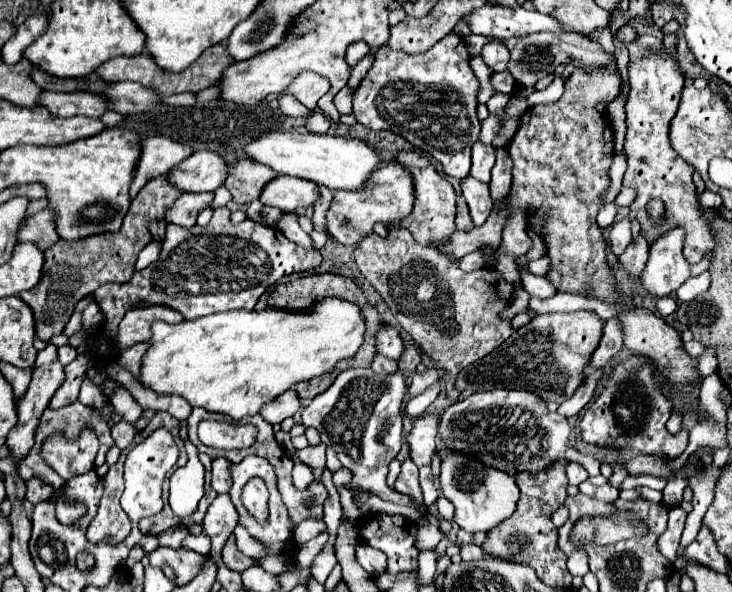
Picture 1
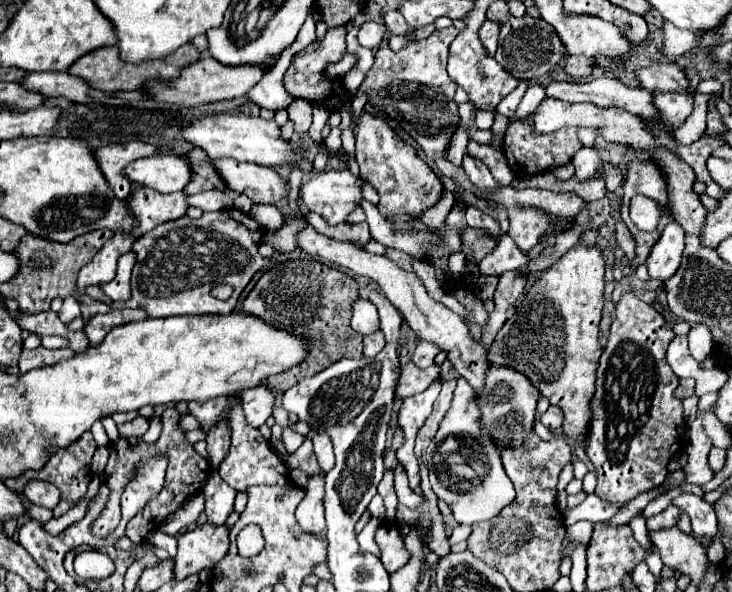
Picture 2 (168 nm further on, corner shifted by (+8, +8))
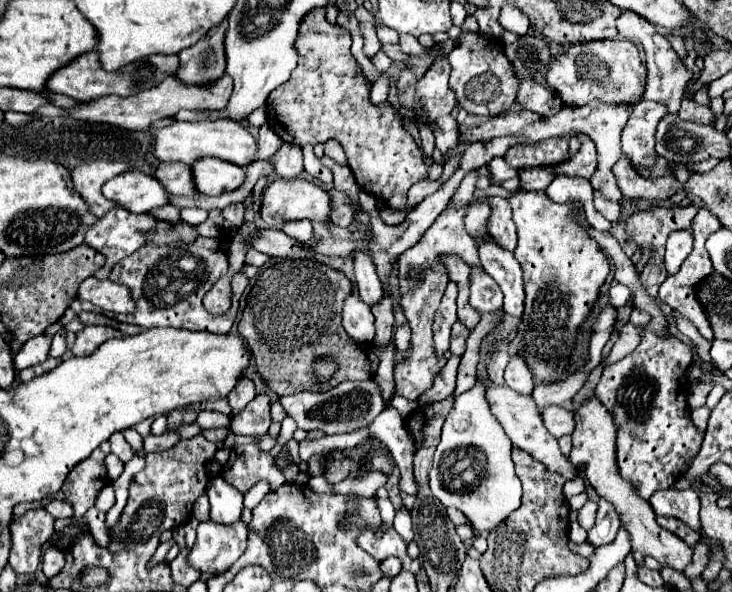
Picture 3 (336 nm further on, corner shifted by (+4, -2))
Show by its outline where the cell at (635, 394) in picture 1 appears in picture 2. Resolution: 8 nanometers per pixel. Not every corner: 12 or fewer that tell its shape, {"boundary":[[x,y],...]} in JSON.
{"boundary":[[624,293],[586,455],[624,505],[684,449],[670,323]]}

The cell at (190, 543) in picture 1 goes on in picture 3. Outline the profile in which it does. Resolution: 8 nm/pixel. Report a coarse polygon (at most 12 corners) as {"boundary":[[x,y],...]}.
{"boundary":[[206,492],[194,503],[193,516],[204,522],[210,519]]}

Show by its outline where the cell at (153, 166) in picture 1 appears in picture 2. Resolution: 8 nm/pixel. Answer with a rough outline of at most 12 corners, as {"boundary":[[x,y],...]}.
{"boundary":[[144,141],[112,143],[96,151],[96,161],[116,197],[130,195],[124,167],[156,153]]}

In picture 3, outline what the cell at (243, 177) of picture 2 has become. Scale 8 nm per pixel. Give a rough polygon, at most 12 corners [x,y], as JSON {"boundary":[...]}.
{"boundary":[[220,159],[192,165],[202,195],[236,191],[242,167]]}

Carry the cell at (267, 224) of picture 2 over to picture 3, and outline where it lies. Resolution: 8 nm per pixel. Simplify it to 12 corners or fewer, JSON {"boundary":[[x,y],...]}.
{"boundary":[[310,221],[284,223],[282,231],[308,243],[314,237]]}

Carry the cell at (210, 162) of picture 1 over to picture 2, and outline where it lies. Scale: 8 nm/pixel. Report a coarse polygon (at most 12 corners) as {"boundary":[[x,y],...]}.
{"boundary":[[152,155],[124,167],[132,183],[158,193],[182,191],[190,163]]}

